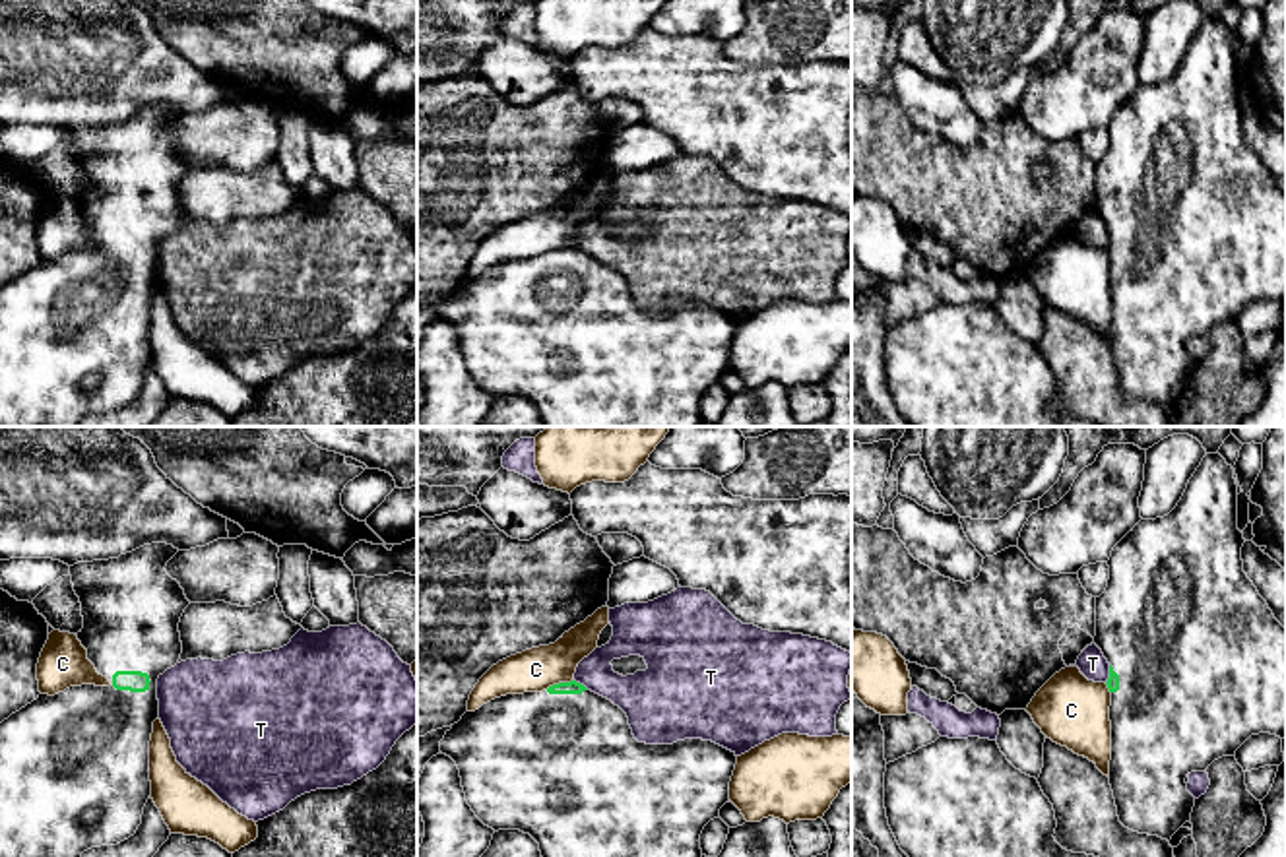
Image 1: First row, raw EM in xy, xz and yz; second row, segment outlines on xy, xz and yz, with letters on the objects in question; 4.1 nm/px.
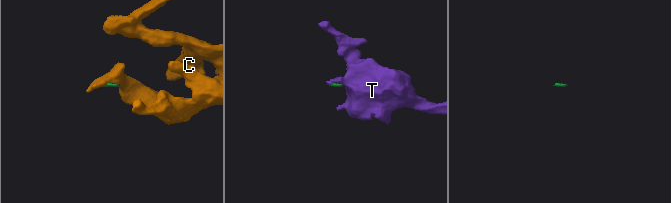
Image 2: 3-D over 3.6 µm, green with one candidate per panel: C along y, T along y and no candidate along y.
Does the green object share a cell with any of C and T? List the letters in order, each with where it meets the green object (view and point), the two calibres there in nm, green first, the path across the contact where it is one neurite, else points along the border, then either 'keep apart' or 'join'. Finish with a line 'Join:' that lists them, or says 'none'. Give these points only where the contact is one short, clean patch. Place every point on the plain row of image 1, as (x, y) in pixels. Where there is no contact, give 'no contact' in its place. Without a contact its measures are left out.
C: xz (559, 249) | 60/180 nm | along xz (573, 245), (546, 254) | keep apart
T: yz (1110, 241) | 50/120 nm | along yz (1110, 231), (1106, 249) | keep apart
Join: none

